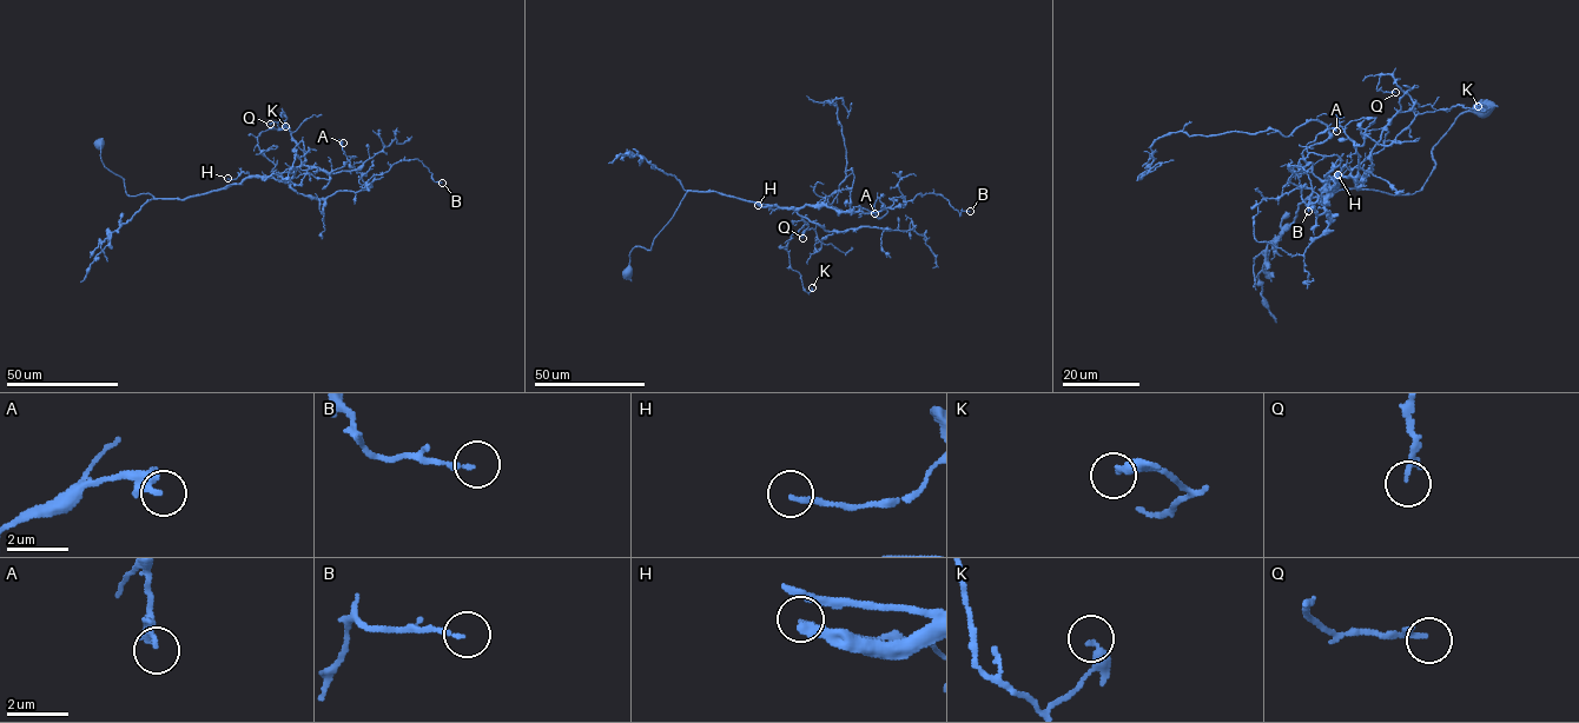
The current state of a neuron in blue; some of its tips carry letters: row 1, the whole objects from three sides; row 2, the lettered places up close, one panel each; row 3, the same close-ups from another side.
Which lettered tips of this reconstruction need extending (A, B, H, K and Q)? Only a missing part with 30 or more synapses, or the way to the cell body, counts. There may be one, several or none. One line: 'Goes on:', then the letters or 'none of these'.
Goes on: none of these

